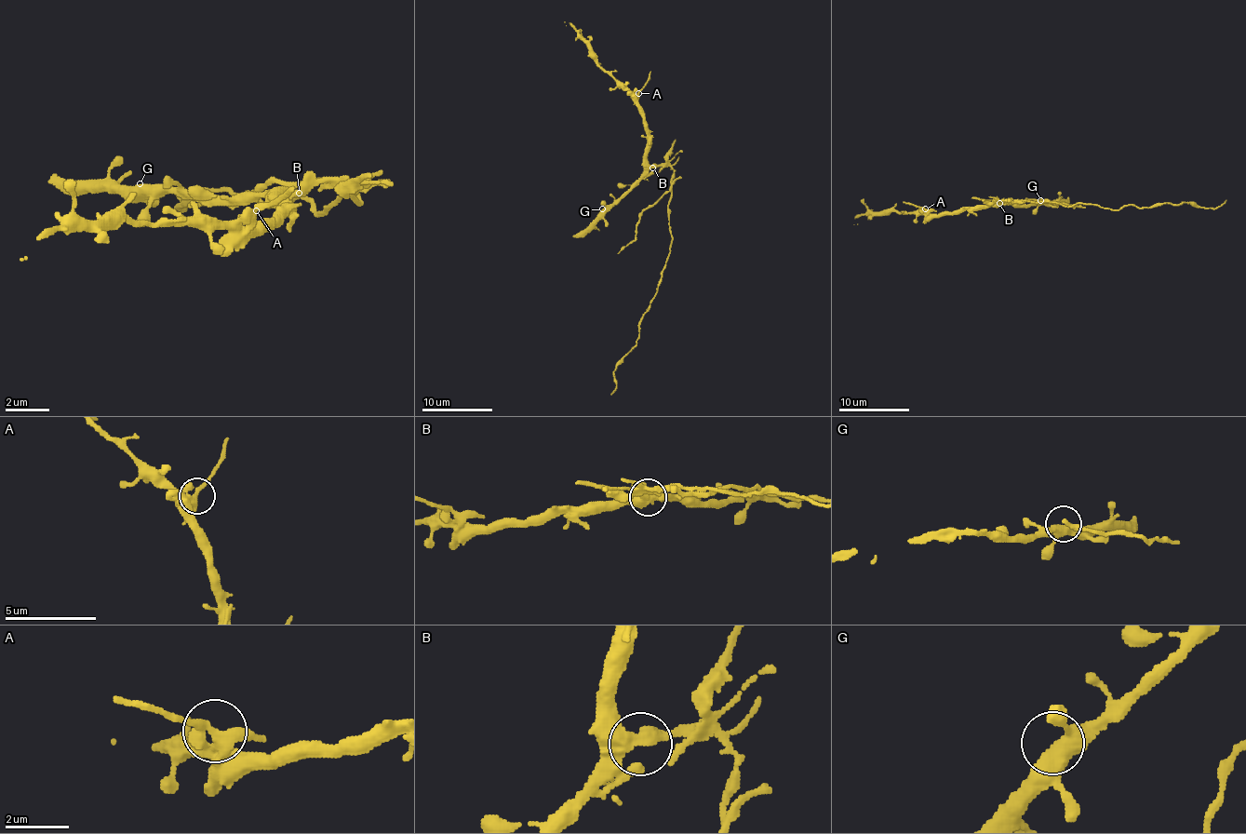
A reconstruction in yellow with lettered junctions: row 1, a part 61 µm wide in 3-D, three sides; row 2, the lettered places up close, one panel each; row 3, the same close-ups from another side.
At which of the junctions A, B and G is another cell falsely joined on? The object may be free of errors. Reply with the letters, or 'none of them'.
B

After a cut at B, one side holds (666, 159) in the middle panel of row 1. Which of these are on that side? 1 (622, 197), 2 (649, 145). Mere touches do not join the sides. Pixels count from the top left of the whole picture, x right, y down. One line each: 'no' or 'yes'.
1: no
2: no

